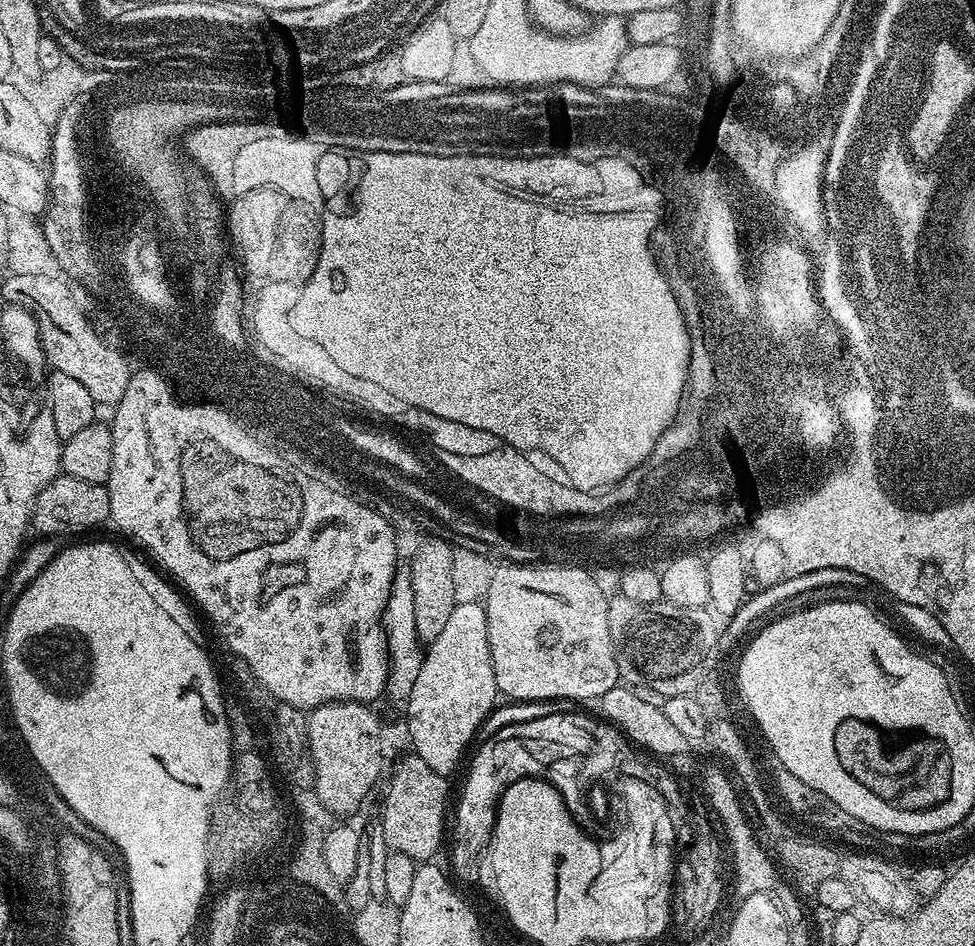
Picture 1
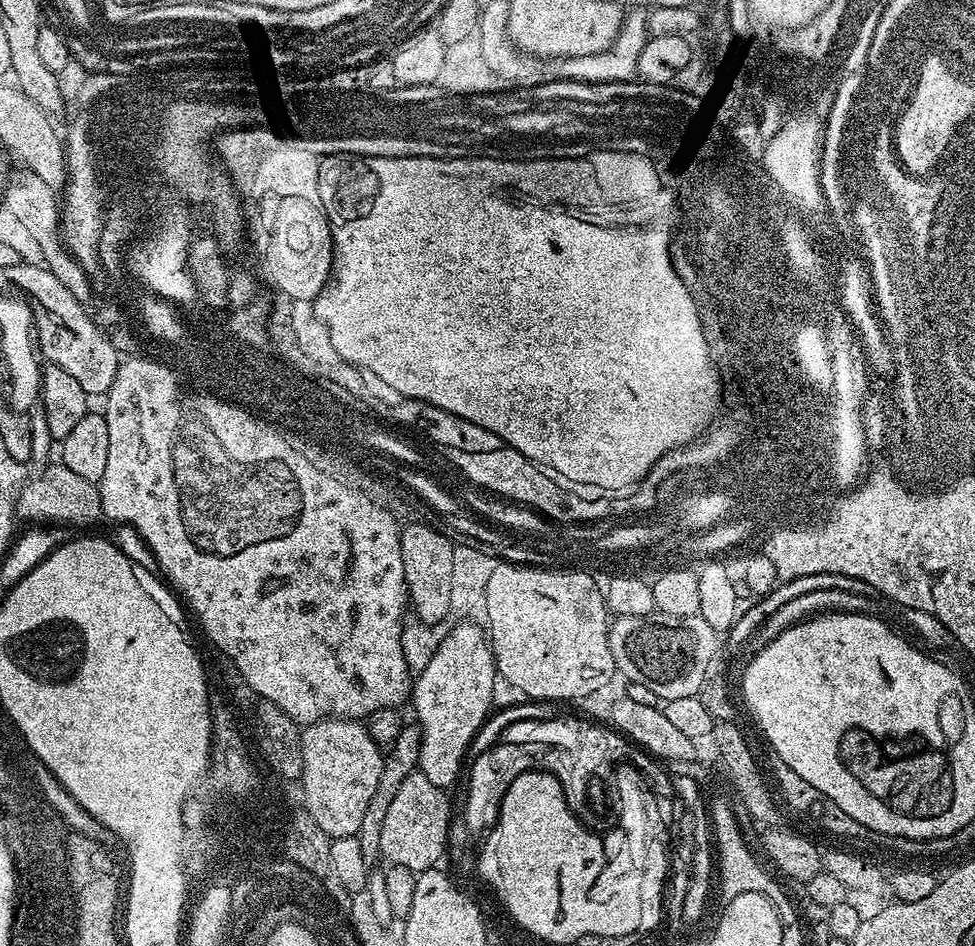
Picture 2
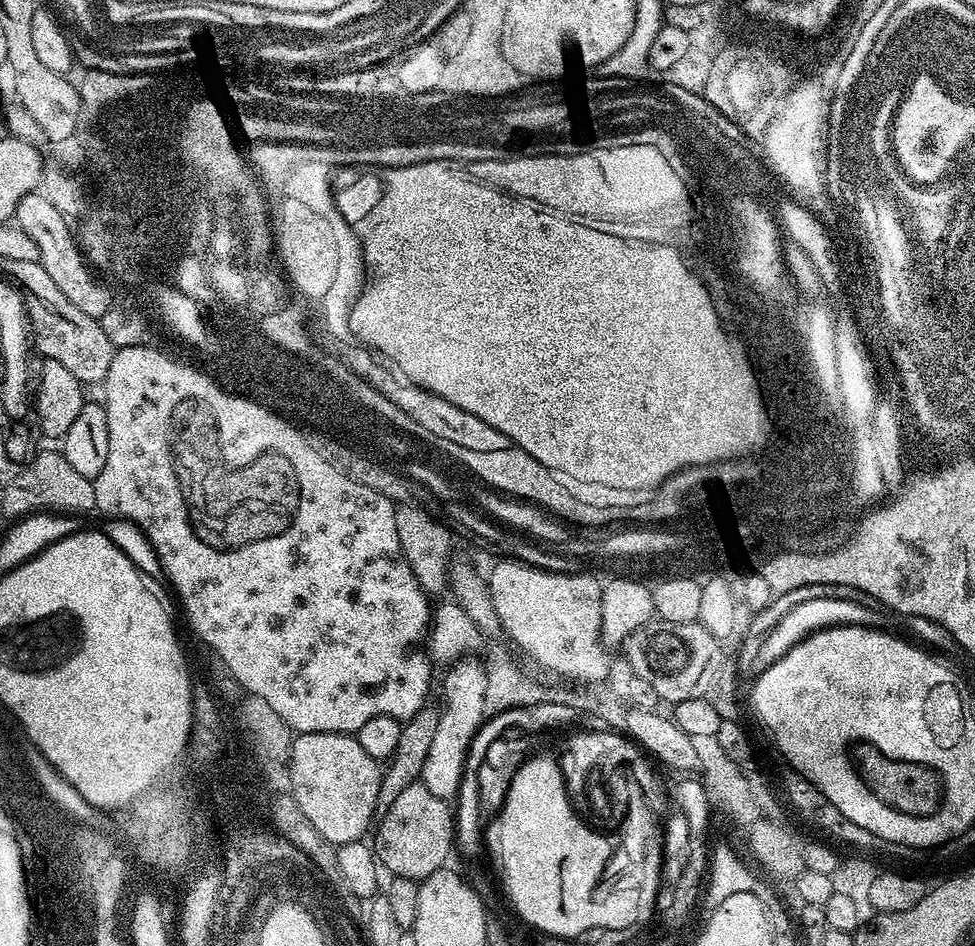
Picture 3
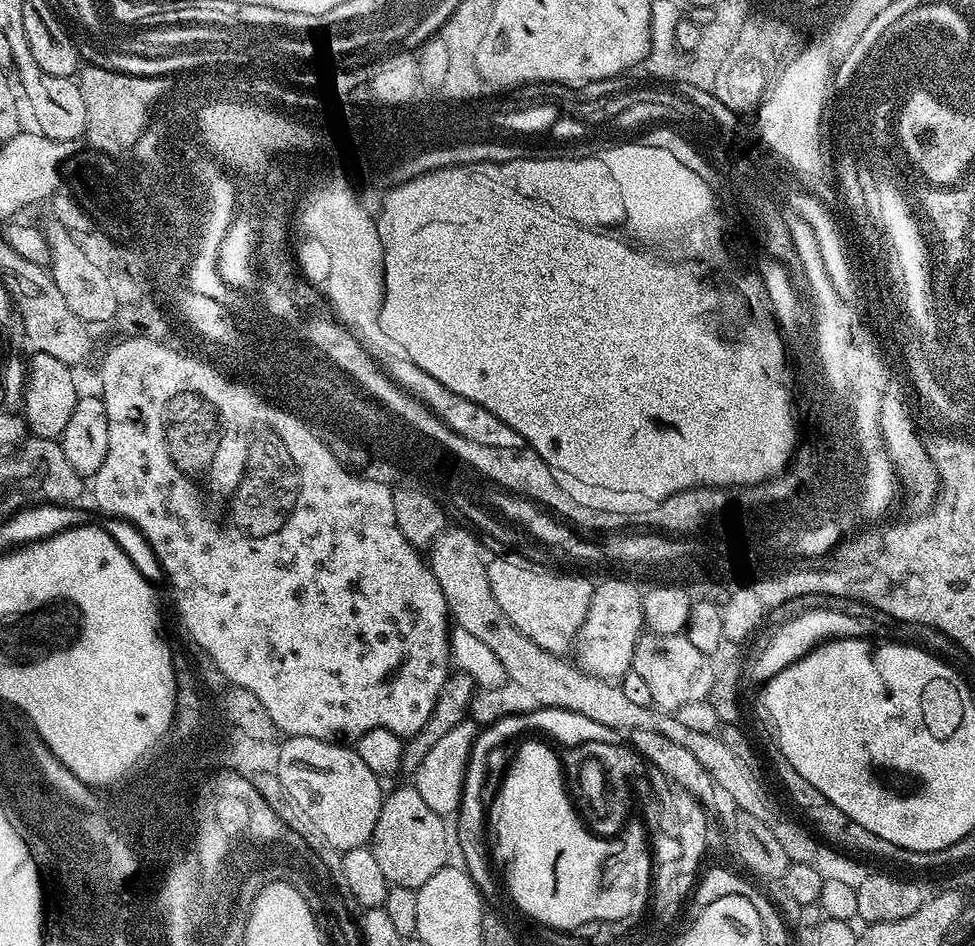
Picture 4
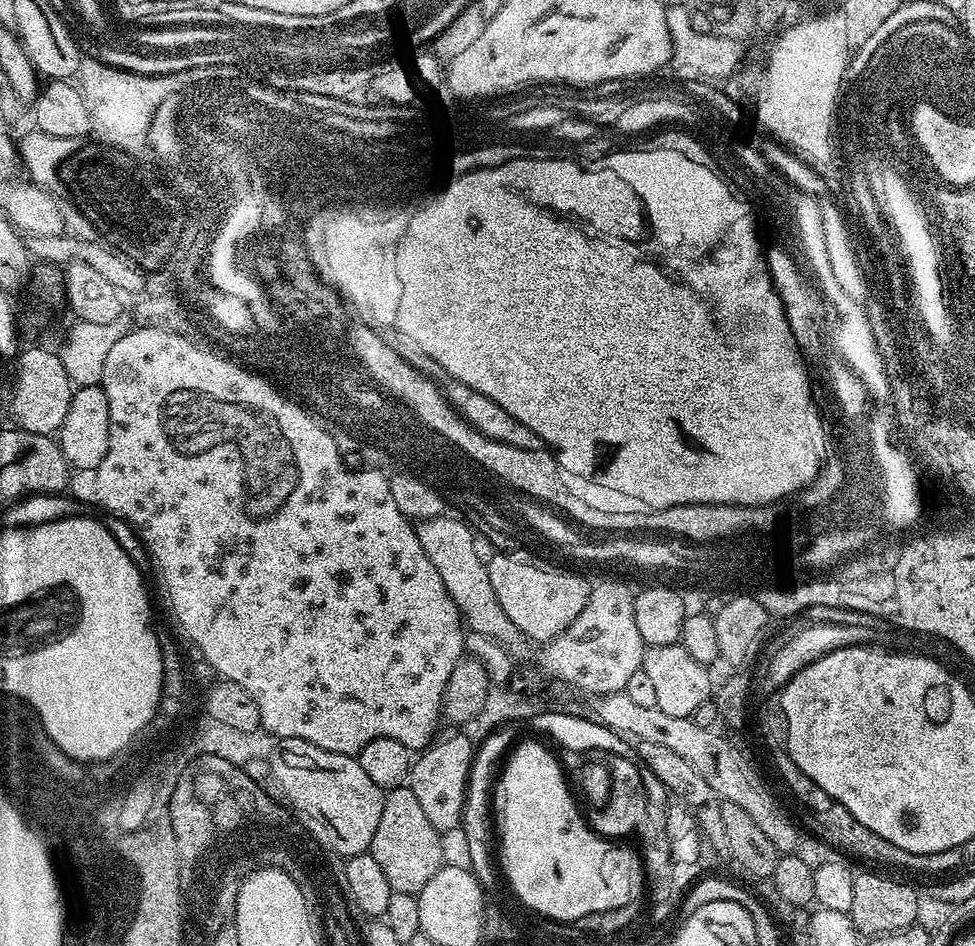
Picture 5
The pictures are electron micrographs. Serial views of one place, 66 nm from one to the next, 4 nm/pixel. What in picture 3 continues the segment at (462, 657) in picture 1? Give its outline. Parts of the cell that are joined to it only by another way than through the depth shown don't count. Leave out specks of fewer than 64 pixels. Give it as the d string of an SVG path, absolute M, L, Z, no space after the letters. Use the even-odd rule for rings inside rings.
M461 658L451 665L444 676L444 706L439 709L438 728L434 742L426 755L419 779L426 790L439 800L451 801L456 796L463 780L464 764L467 762L468 747L486 717L483 712L483 698L486 693L488 673L478 659Z

